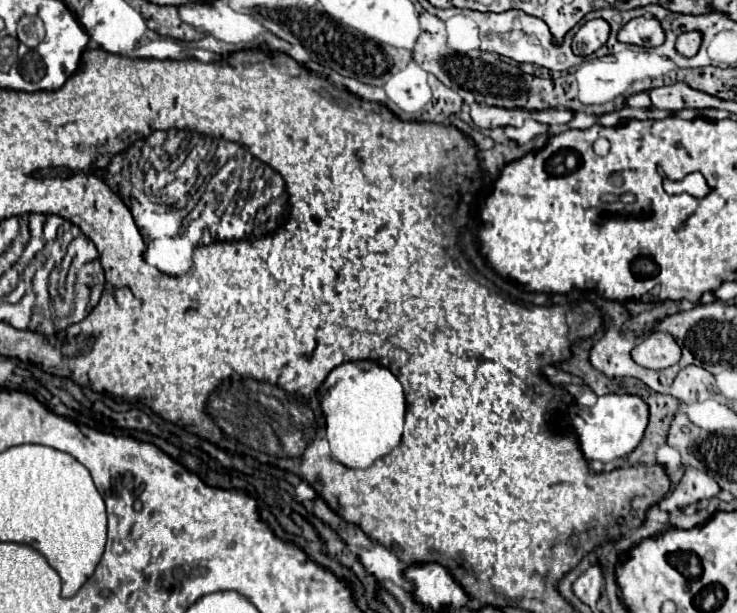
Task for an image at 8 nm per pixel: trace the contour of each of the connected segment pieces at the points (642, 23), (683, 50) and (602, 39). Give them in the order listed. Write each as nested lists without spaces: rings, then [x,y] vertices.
[[[633,18],[619,30],[617,40],[623,44],[655,48],[655,46],[661,46],[661,42],[665,40],[665,34],[655,18]]]
[[[685,32],[677,38],[677,52],[687,56],[687,58],[695,56],[699,46],[701,46],[701,34],[699,32]]]
[[[603,18],[585,22],[579,32],[573,38],[573,52],[577,56],[591,56],[595,50],[599,50],[609,38],[609,24]]]

